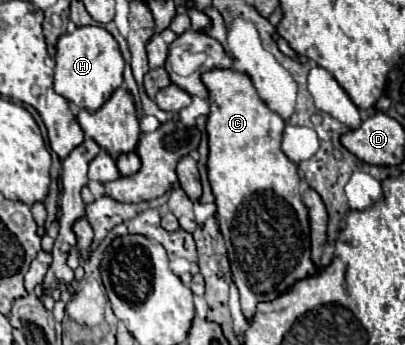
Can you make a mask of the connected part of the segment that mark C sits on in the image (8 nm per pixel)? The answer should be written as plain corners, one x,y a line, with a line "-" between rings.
210,70
202,74
202,82
208,88
210,114
206,122
208,130
208,180
218,206
220,232
228,246
228,260
232,268
232,280
240,292
242,314
252,320
260,302
272,302
286,292
294,282
314,276
318,272
310,258
310,224
308,208
300,196
298,166
286,158
280,148
286,122
272,112
264,100
260,100
252,80
234,70

